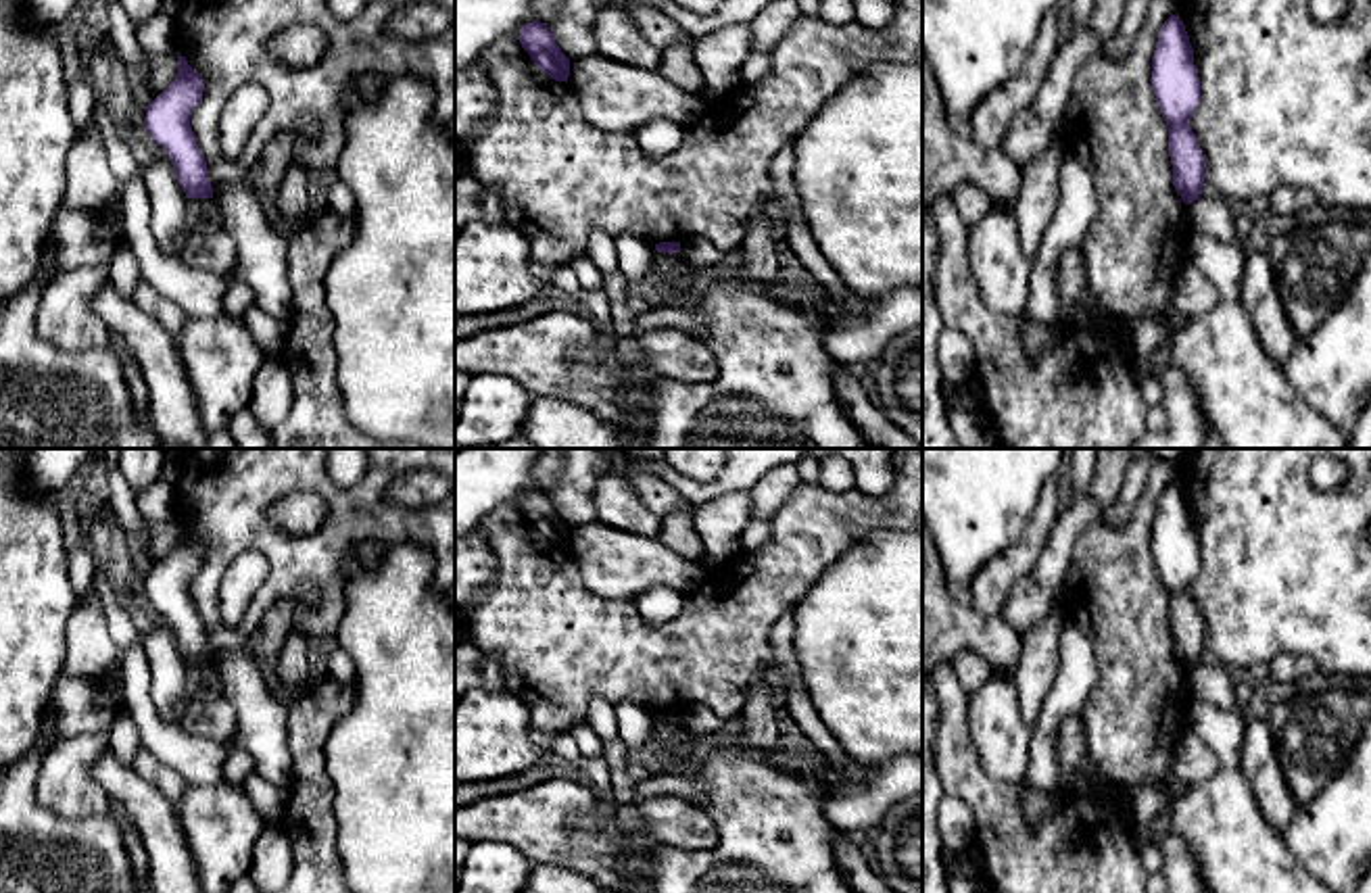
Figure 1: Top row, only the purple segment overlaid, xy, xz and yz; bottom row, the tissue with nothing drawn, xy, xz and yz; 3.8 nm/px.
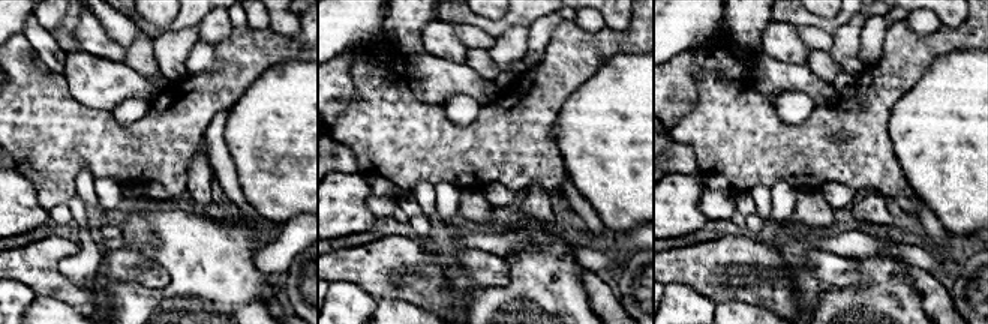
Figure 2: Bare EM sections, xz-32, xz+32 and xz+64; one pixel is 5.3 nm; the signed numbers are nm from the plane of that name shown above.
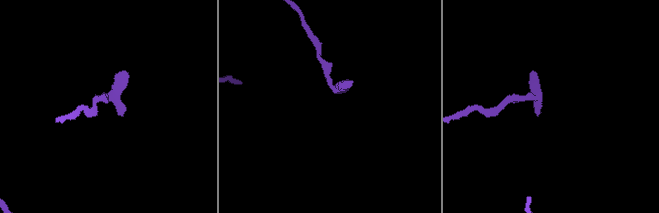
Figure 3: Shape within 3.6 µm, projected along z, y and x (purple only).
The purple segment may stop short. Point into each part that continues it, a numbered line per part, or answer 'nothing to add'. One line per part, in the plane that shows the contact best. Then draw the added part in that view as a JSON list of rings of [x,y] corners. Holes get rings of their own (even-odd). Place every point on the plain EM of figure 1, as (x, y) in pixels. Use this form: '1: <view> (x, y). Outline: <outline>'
nothing to add

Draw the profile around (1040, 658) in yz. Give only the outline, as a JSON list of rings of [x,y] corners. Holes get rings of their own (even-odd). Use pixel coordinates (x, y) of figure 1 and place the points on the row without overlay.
[[[1062,603],[1020,636],[1020,657],[1014,684],[1020,711],[1029,728],[1037,724],[1039,711],[1060,672],[1060,632],[1071,622]]]

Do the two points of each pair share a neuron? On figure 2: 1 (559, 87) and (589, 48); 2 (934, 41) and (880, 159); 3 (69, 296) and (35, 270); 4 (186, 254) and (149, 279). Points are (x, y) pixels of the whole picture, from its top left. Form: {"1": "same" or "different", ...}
{"1": "same", "2": "same", "3": "same", "4": "different"}

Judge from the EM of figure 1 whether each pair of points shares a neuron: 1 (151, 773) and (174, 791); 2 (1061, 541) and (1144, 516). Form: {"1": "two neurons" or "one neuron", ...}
{"1": "one neuron", "2": "two neurons"}

